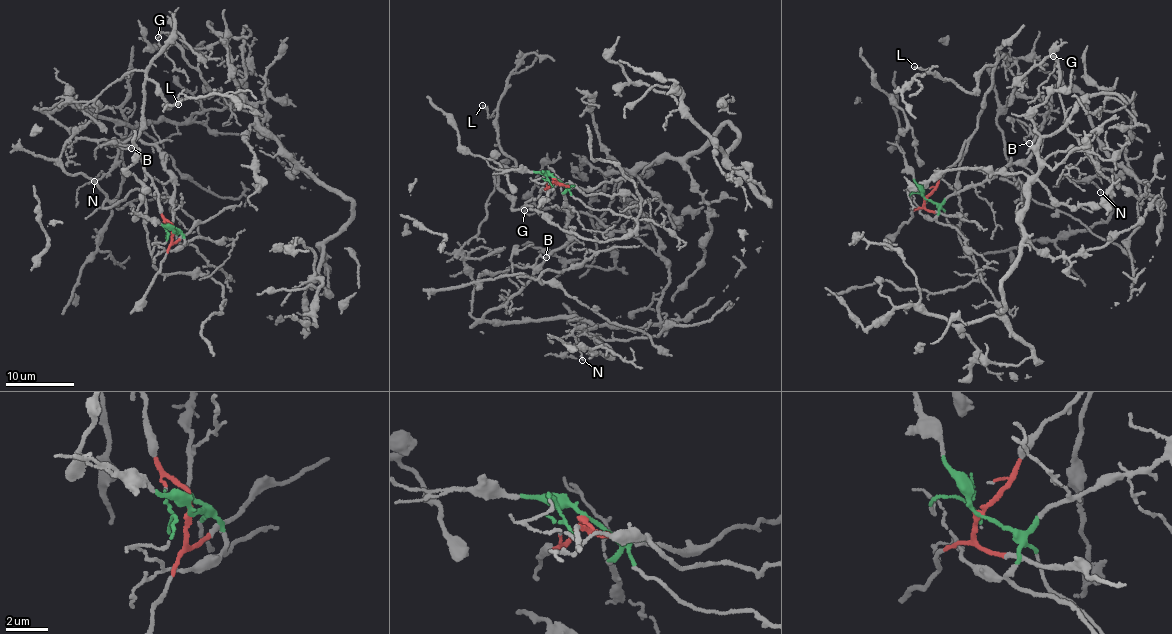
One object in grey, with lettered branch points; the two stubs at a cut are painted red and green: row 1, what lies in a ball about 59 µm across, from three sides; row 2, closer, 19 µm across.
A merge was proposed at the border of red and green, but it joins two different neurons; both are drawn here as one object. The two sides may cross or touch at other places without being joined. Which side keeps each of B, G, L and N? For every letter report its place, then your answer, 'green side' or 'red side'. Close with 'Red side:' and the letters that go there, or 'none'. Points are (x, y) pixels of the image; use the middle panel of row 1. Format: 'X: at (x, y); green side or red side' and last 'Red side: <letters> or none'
B: at (546, 257); green side
G: at (524, 210); green side
L: at (482, 105); red side
N: at (582, 360); green side
Red side: L

